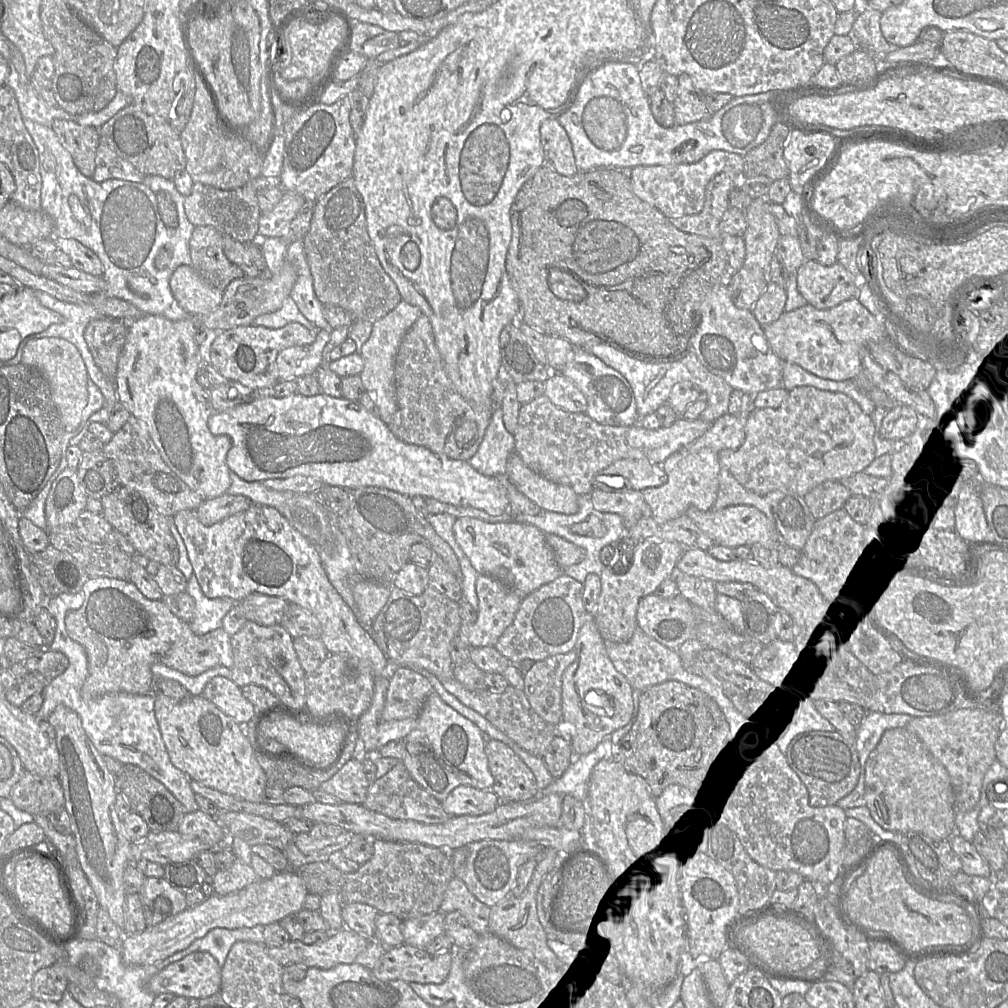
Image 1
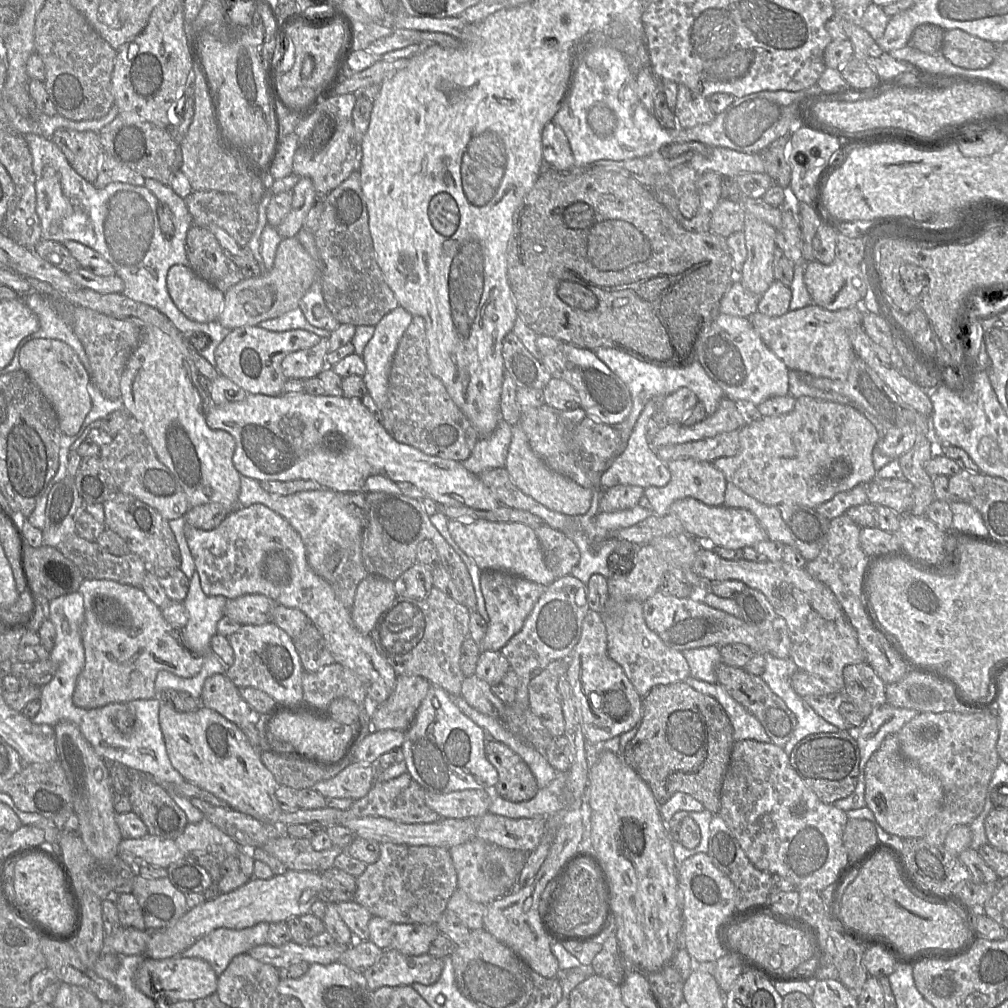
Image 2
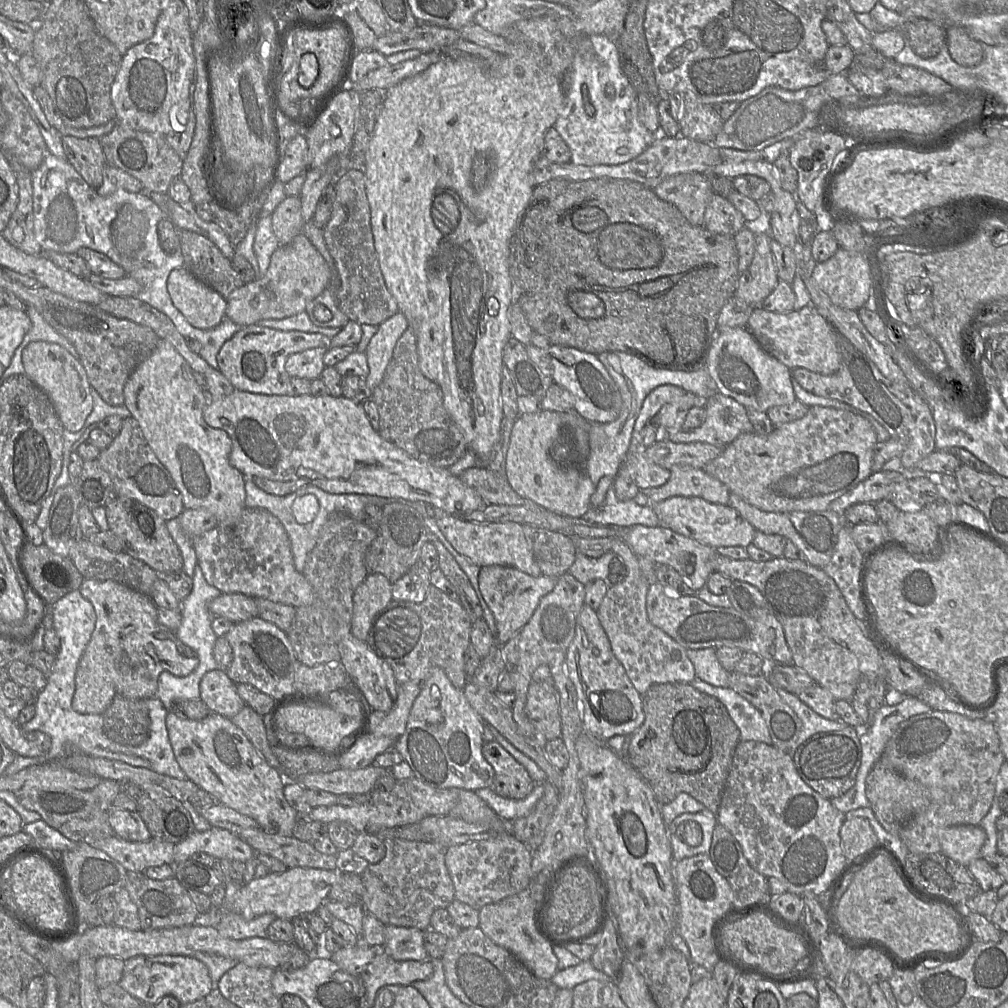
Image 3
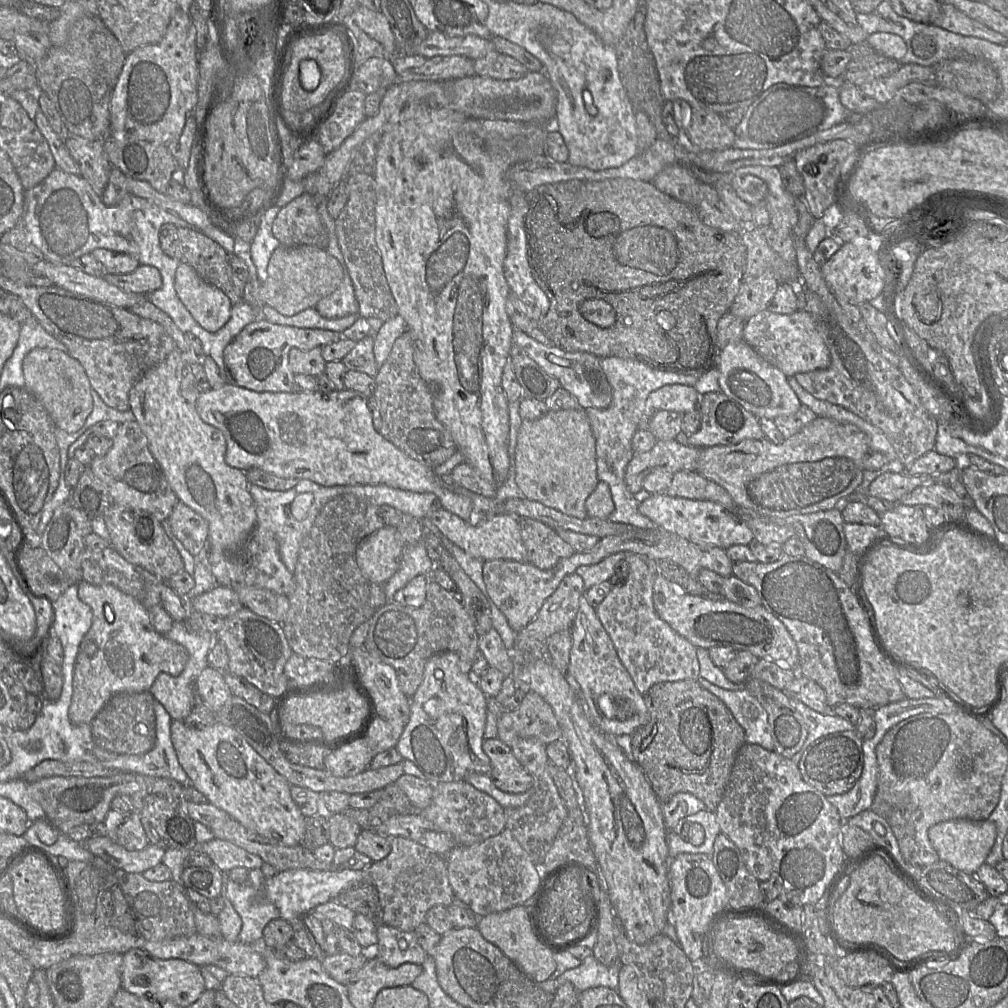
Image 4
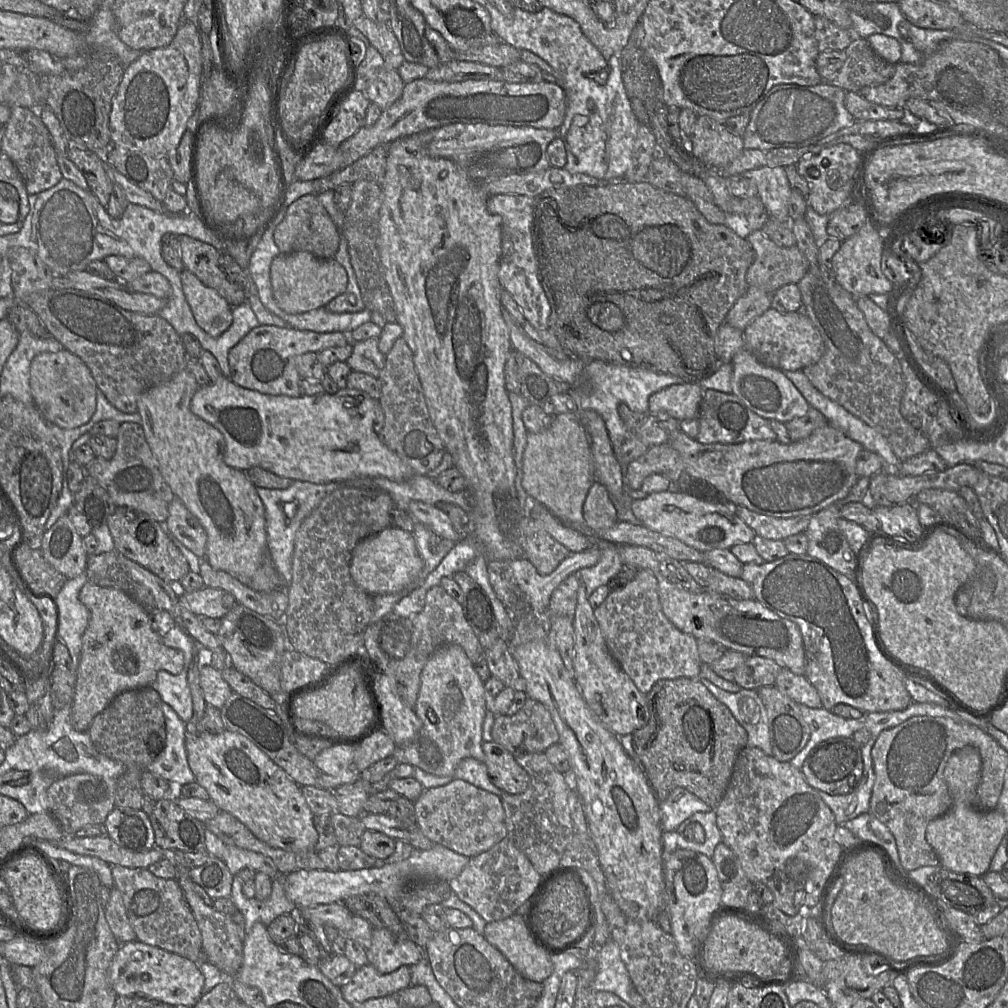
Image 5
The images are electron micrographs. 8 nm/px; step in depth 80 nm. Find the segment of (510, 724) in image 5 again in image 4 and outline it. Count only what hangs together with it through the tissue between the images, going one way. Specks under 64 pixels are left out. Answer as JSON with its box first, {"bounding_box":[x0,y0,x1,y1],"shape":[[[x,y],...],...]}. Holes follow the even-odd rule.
{"bounding_box":[497,690,562,748],"shape":[[[530,690],[516,710],[498,717],[497,738],[509,748],[521,738],[536,739],[547,745],[561,739],[562,732],[551,706]]]}

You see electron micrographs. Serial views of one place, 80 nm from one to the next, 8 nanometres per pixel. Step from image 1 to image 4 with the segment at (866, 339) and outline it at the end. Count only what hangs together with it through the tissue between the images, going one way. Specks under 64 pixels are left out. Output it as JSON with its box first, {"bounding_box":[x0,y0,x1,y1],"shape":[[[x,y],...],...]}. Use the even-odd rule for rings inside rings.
{"bounding_box":[743,310,831,377],"shape":[[[763,310],[745,322],[743,340],[787,377],[801,372],[826,369],[831,363],[829,349],[808,310],[797,310],[792,314]]]}

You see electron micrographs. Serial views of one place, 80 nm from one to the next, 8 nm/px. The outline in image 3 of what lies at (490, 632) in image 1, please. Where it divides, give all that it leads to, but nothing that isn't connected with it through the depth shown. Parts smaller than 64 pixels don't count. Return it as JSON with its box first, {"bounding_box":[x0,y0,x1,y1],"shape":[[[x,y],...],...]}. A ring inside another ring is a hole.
{"bounding_box":[478,566,556,645],"shape":[[[509,566],[481,567],[478,583],[481,594],[495,619],[496,645],[504,645],[522,629],[535,612],[541,598],[553,590],[556,580],[545,575],[533,577]]]}

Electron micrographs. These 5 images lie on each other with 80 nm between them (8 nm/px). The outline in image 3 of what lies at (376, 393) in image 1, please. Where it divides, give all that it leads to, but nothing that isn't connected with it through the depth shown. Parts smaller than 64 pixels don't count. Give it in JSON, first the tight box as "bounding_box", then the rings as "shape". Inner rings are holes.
{"bounding_box":[365,311,408,390],"shape":[[[400,311],[378,326],[365,351],[369,366],[369,374],[365,380],[371,390],[381,383],[392,359],[394,348],[407,327],[408,321]]]}

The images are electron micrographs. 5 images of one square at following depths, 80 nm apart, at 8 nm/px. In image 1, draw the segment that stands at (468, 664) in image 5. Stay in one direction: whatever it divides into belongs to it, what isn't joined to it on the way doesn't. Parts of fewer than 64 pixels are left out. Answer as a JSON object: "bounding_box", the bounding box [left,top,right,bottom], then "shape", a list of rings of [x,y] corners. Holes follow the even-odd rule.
{"bounding_box":[402,693,493,801],"shape":[[[431,693],[417,715],[415,728],[404,739],[402,763],[412,779],[428,794],[443,801],[460,785],[492,791],[493,776],[484,751],[489,738],[471,721]]]}

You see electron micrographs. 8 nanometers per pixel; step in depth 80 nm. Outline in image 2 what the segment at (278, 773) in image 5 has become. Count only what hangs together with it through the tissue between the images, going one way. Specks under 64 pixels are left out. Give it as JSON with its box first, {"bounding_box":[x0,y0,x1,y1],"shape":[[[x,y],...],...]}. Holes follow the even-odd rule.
{"bounding_box":[159,702,283,825],"shape":[[[165,702],[160,703],[159,724],[171,764],[186,781],[211,792],[238,812],[278,825],[283,811],[275,791],[280,785],[236,724],[202,705],[193,712],[179,712]]]}

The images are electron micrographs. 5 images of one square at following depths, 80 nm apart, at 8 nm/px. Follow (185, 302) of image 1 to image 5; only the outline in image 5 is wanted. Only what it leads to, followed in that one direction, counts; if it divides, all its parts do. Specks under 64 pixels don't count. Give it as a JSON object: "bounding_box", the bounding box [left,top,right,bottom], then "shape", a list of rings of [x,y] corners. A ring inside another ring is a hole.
{"bounding_box":[180,268,233,337],"shape":[[[185,268],[180,277],[184,295],[198,326],[212,337],[223,334],[233,322],[232,307],[227,300]]]}

